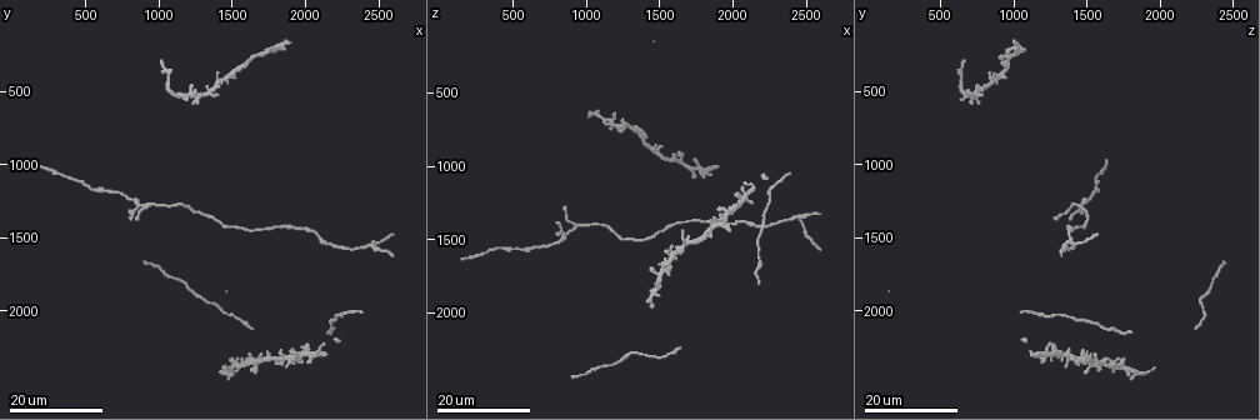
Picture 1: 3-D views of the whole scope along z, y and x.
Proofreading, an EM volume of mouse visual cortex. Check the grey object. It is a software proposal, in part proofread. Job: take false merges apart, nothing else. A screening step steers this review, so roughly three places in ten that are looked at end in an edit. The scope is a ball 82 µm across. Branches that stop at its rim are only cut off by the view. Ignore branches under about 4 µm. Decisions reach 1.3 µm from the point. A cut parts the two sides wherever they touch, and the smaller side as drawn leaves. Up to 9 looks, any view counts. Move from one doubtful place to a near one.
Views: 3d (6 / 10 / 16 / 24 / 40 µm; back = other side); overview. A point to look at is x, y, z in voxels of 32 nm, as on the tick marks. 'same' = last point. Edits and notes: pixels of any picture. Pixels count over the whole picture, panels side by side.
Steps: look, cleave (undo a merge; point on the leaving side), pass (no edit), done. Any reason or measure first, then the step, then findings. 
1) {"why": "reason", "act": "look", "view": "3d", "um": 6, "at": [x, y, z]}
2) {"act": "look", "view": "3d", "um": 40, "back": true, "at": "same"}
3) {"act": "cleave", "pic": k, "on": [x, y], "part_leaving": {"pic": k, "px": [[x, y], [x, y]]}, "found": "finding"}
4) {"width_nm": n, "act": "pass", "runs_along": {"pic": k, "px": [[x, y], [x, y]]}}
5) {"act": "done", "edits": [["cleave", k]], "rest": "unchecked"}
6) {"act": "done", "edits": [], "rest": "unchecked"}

{"act": "look", "view": "3d", "um": 16, "at": [2320, 1600, 1400]}

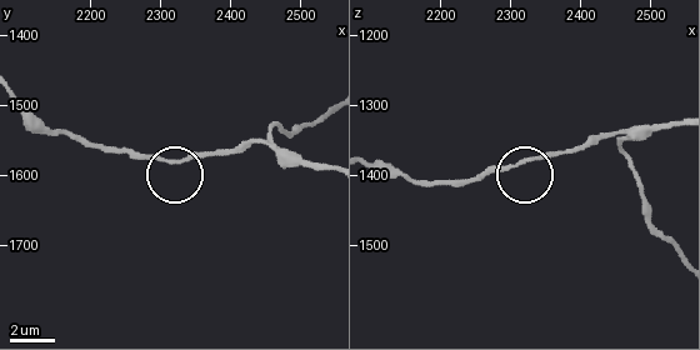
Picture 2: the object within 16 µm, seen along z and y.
{"act": "look", "view": "3d", "um": 10, "at": [2315, 1580, 1380]}

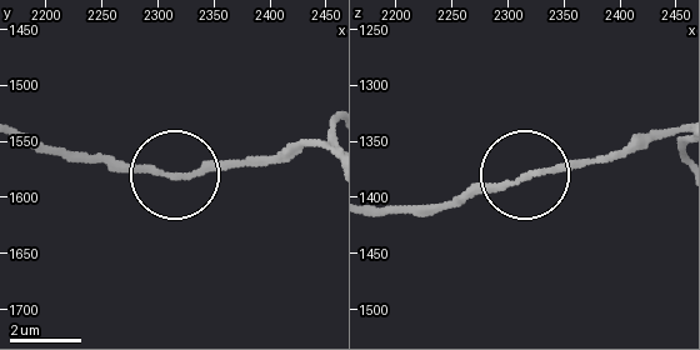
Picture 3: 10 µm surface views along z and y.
{"why": "closer look", "act": "look", "view": "3d", "um": 6, "at": [2310, 1578, 1384]}

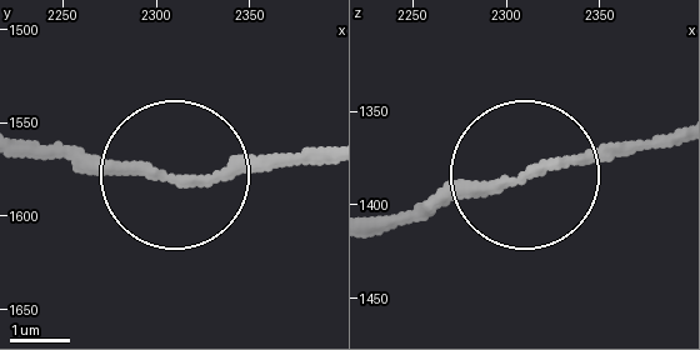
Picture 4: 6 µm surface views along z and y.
{"act": "pass", "runs_along": {"pic": 4, "px": [[175, 184], [25, 160]]}, "found": "all the same neuron"}

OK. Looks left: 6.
{"why": "three-way junction", "act": "look", "view": "3d", "um": 16, "at": [2460, 1540, 1340]}

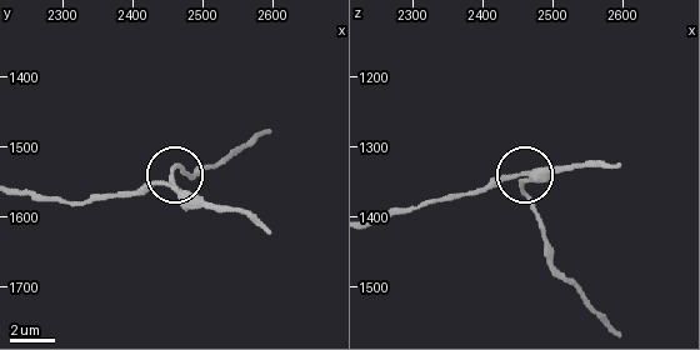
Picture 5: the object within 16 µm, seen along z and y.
{"why": "zoom in", "act": "look", "view": "3d", "um": 10, "at": [2460, 1560, 1345]}

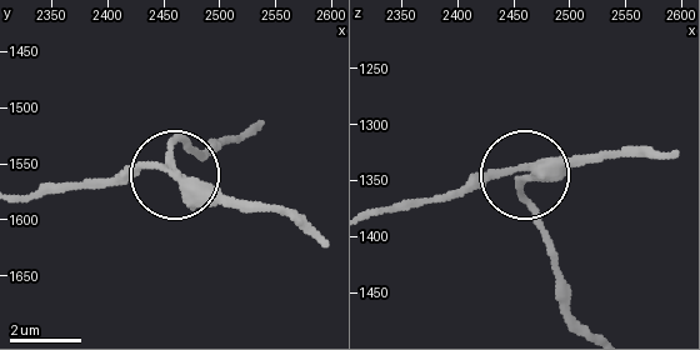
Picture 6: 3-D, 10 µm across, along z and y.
{"arms": 3, "act": "pass", "runs_along": {"pic": 6, "px": [[374, 213], [595, 156]]}, "found": "continuous, no second neuron"}

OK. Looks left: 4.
{"why": "three arms meet", "act": "look", "view": "3d", "um": 24, "at": [860, 1300, 1460]}

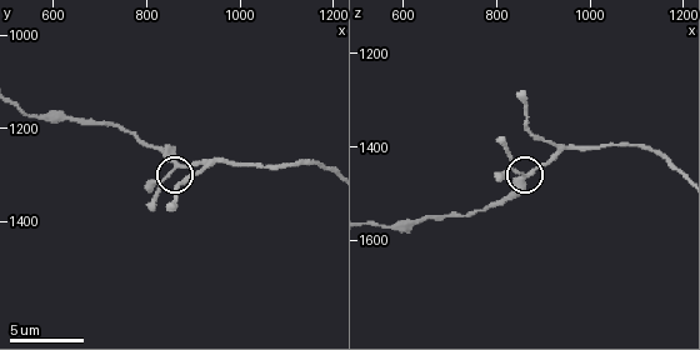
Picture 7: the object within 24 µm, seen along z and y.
{"act": "look", "view": "3d", "um": 10, "at": [865, 1280, 1465]}

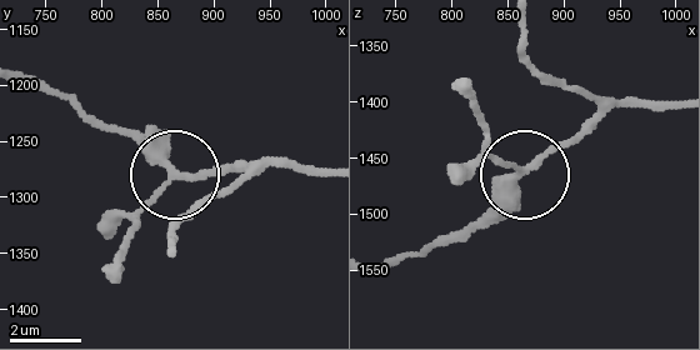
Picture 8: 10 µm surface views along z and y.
{"act": "pass", "runs_along": {"pic": 8, "px": [[324, 176], [206, 168], [171, 180], [120, 245]]}, "found": "one neuron here"}

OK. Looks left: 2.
{"why": "sudden change in width", "act": "look", "view": "3d", "um": 16, "at": [2100, 1480, 1380]}

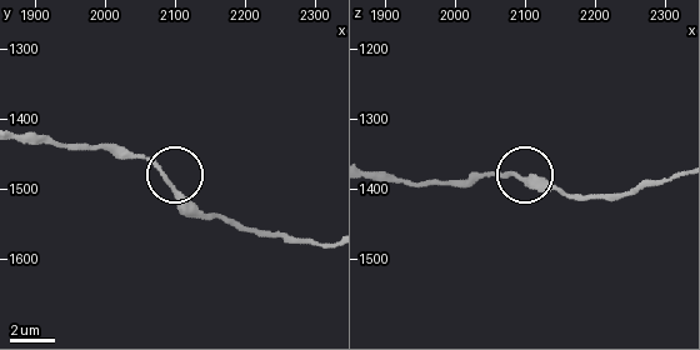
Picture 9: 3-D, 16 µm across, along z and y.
{"act": "look", "view": "3d", "um": 6, "at": [2105, 1500, 1385]}

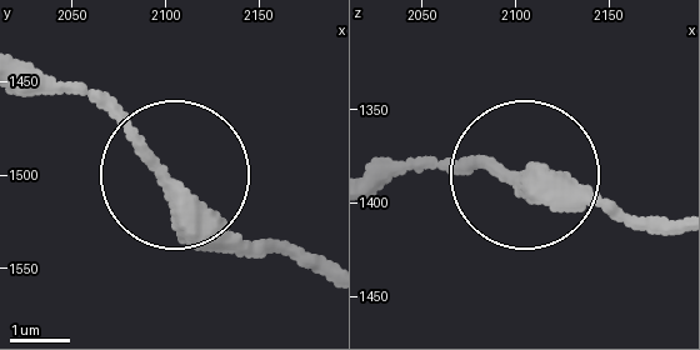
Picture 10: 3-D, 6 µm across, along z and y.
{"act": "pass", "runs_along": {"pic": 10, "px": [[669, 214], [624, 214], [504, 169], [390, 169]]}, "found": "continuous, no second neuron"}

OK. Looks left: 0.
{"act": "done", "edits": [], "rest": "unchecked"}

